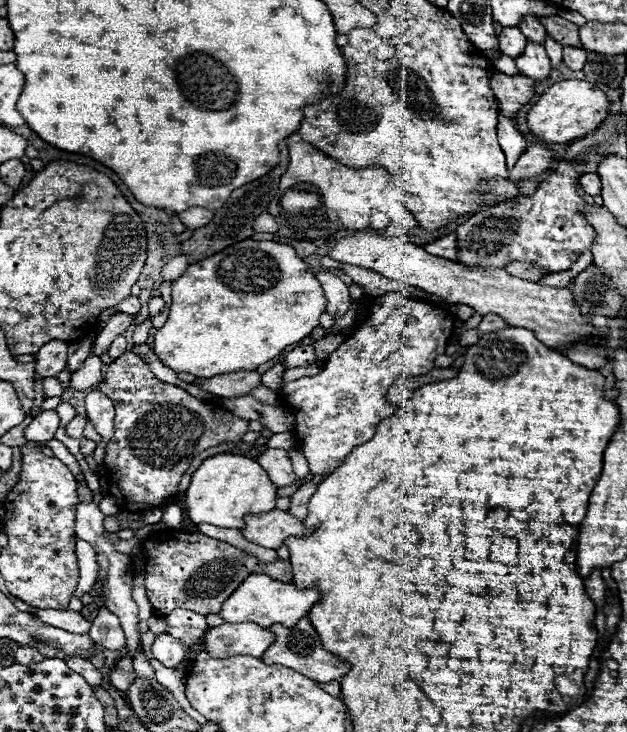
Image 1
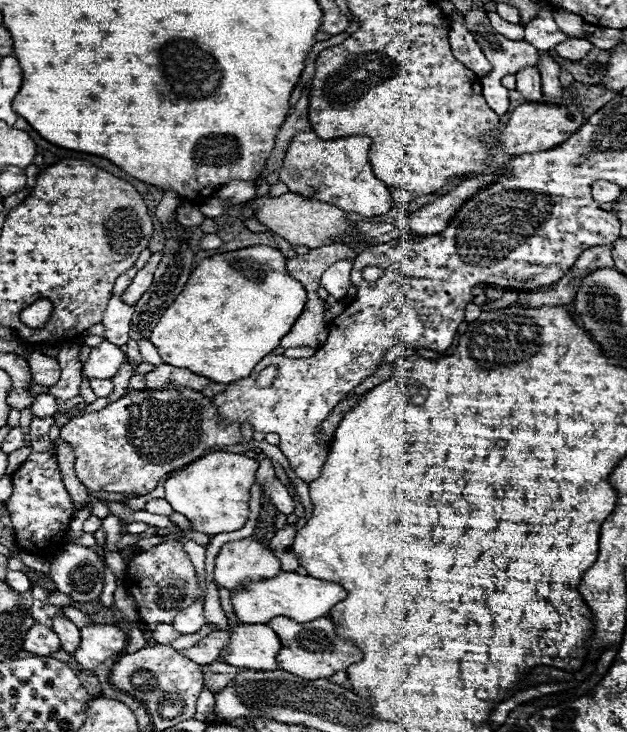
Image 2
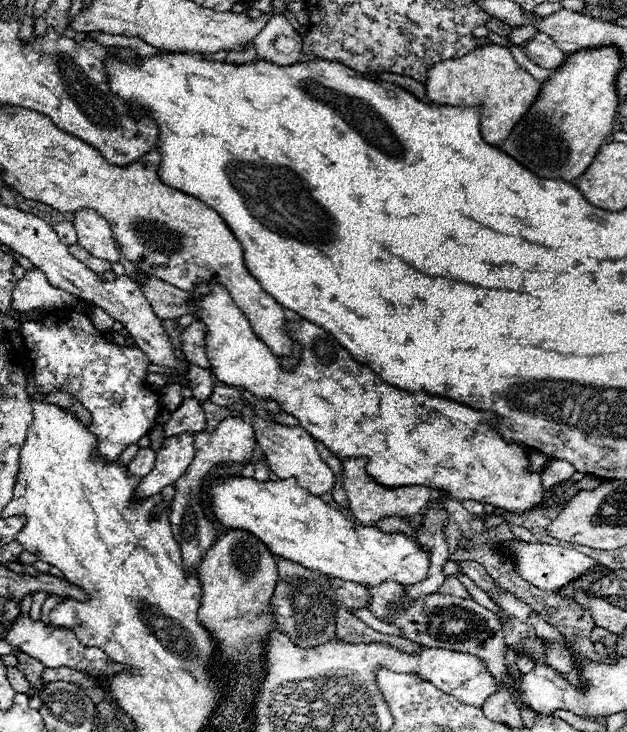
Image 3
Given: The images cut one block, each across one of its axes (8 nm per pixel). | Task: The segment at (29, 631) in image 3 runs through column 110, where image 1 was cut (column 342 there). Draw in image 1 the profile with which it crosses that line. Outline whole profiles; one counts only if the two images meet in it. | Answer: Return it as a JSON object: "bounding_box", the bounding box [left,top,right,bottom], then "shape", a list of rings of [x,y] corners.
{"bounding_box":[262,618,350,682],"shape":[[[308,618],[298,620],[298,624],[294,628],[284,628],[284,626],[276,624],[270,628],[270,632],[274,632],[276,640],[270,646],[270,650],[264,652],[264,656],[262,656],[264,664],[282,664],[286,668],[292,668],[292,670],[304,674],[306,678],[310,678],[314,682],[332,682],[336,678],[342,678],[350,670],[350,664],[346,664],[344,660],[340,660],[338,656],[334,656],[322,648],[320,636],[316,634],[316,630],[308,622]]]}

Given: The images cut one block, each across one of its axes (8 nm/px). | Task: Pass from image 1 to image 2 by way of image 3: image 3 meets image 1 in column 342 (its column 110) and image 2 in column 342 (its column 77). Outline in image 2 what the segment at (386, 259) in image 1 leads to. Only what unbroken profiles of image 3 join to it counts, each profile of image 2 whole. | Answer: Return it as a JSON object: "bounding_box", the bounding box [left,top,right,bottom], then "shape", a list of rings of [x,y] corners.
{"bounding_box":[248,192,352,248],"shape":[[[286,192],[276,198],[260,196],[260,198],[250,200],[248,206],[252,210],[252,218],[262,222],[268,230],[280,234],[290,244],[300,244],[300,246],[308,246],[308,248],[318,248],[318,246],[334,242],[332,236],[348,230],[352,224],[350,220],[346,220],[346,214],[340,208],[318,202],[318,200],[310,200],[306,196],[298,196],[294,192]]]}

